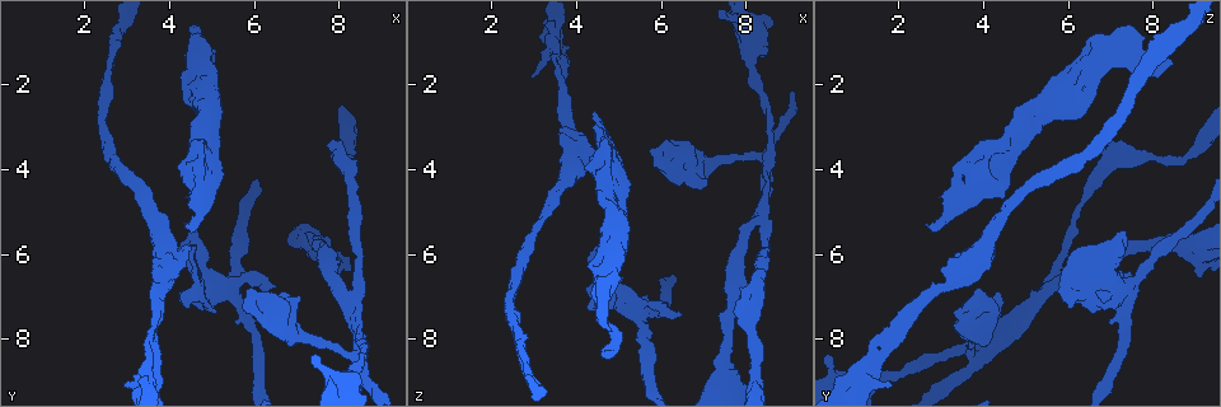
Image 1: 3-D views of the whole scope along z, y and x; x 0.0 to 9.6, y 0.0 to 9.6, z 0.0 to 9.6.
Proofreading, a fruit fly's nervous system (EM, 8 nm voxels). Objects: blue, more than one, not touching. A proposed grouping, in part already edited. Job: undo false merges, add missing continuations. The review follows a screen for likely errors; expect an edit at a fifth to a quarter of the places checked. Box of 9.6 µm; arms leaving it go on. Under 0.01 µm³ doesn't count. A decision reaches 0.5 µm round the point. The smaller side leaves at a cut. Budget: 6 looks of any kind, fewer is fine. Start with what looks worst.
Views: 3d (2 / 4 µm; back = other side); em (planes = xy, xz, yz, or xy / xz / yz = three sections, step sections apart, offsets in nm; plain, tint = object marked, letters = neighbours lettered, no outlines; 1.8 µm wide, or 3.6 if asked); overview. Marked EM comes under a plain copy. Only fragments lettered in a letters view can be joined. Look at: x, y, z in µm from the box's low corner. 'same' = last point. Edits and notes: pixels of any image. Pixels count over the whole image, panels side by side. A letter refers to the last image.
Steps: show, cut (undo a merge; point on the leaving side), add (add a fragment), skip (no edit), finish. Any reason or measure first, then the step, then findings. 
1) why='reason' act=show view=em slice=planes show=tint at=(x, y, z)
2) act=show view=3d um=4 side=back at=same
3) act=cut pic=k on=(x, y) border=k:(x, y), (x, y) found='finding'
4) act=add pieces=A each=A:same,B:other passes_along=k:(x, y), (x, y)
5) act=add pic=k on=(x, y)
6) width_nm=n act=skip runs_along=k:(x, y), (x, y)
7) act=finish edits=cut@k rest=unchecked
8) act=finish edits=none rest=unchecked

why='an open end' act=show view=3d um=2 at=(4.80, 0.95, 7.80)

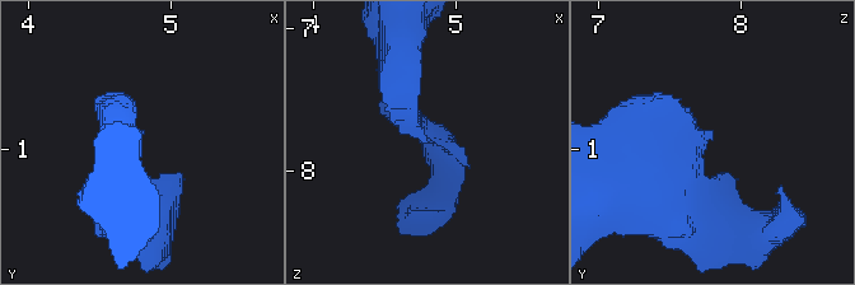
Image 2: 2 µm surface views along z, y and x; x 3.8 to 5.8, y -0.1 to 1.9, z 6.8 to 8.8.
why='need the tissue' act=show view=em slice=planes show=letters at=(4.80, 0.90, 7.80)

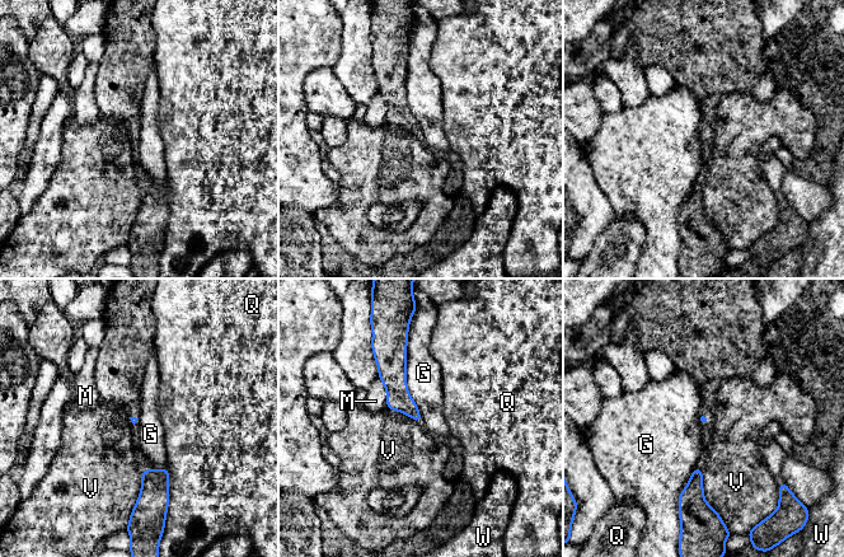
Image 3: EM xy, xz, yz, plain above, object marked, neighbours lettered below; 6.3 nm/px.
act=skip each=G:other,M:other,Q:other,V:other,W:other runs_along=3:(402, 347), (397, 396), (417, 417) found='none of them fits'

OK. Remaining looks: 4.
why='thick turns thin' act=show view=3d um=4 at=(3.80, 6.45, 3.40)

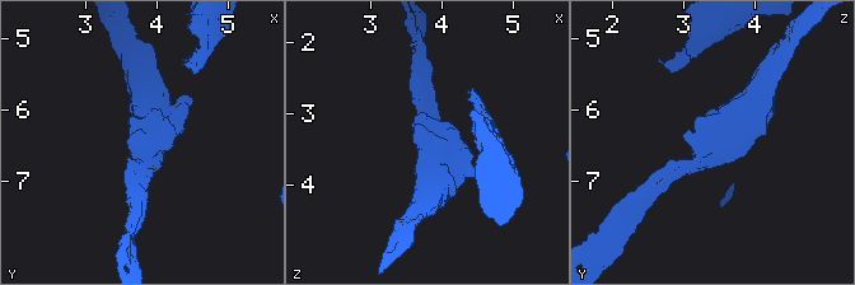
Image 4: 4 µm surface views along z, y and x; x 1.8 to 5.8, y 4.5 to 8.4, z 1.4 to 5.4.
act=show view=em um=3.6 slice=xy step=8 show=tint at=(3.90, 6.40, 3.35)

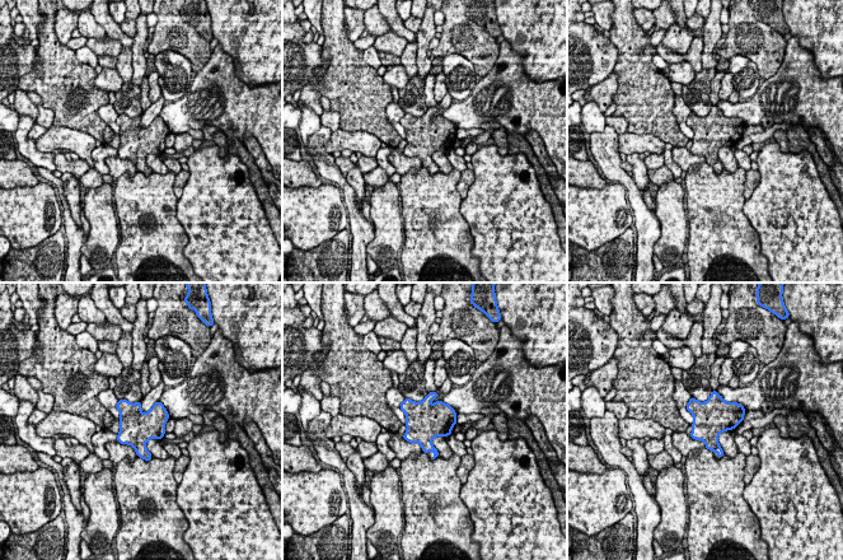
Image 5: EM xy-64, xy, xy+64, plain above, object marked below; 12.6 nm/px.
act=show view=em um=3.6 slice=planes show=letters at=same

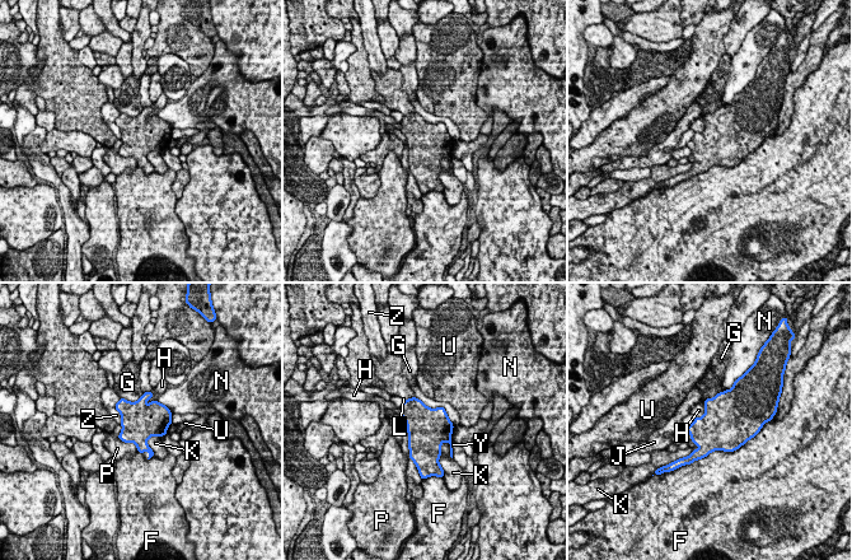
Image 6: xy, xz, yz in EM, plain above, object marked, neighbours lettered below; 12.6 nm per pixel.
longest_contact=F:900nm act=skip each=F:other,G:other,H:other,J:other,K:other,L:other,N:other,P:other,U:other,Y:other,Z:other border=6:(153, 392), (146, 401), (146, 406) found='continuous, no second cell'

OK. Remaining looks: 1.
act=finish edits=none rest=unchecked

